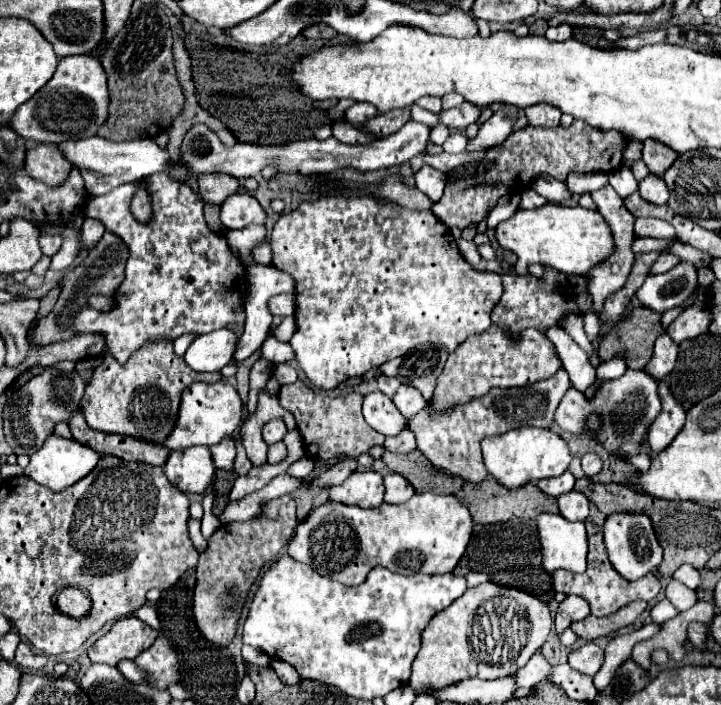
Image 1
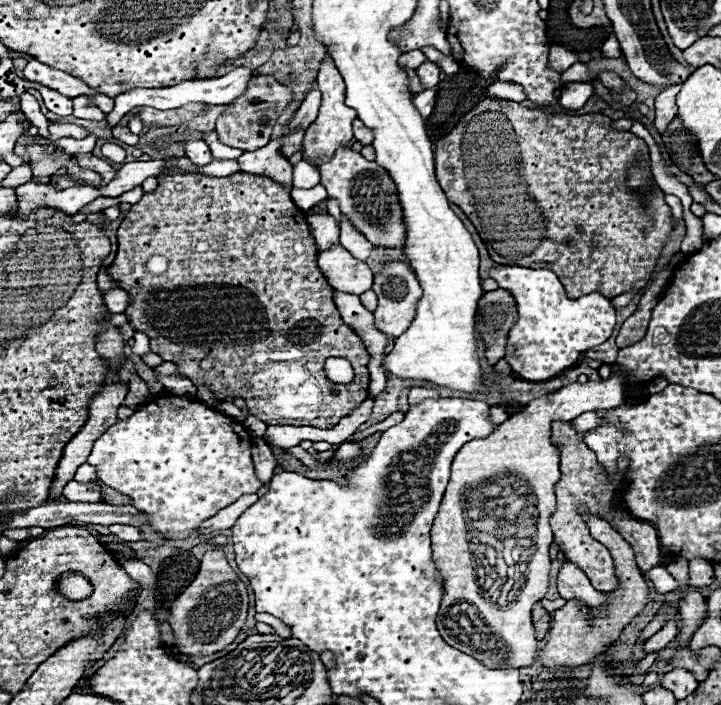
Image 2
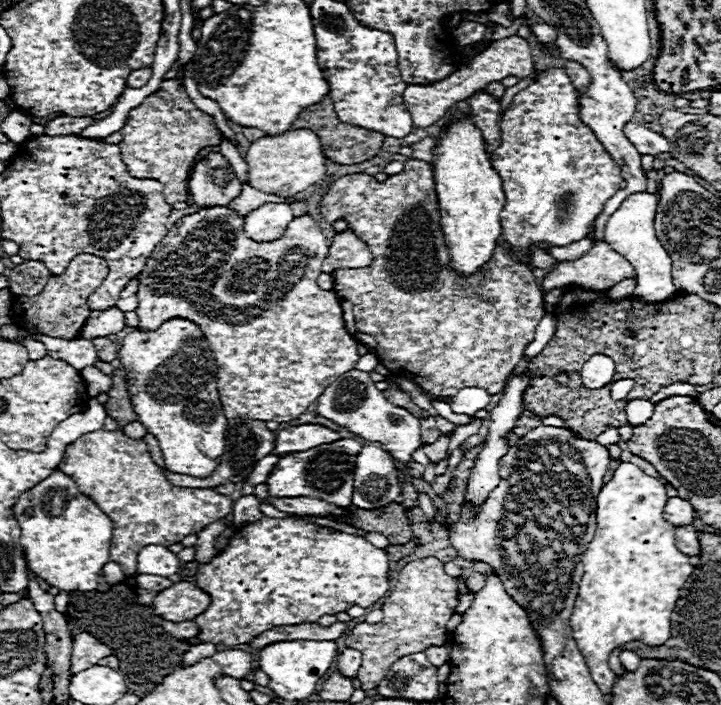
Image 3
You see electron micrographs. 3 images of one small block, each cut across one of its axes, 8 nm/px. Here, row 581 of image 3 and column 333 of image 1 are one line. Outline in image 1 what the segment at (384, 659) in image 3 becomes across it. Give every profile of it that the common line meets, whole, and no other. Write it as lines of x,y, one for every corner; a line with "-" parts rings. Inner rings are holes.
296,380
294,384
280,388
278,400
282,408
296,418
296,426
300,428
305,450
311,458
328,460
343,455
358,458
360,454
366,454
372,446
384,444
384,436
370,428
362,418
362,394
326,396

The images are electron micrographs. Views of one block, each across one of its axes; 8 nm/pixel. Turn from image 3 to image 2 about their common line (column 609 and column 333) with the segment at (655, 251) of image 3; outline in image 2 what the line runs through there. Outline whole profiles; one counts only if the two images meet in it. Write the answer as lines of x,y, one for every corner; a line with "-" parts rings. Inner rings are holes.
312,214
306,216
306,220
310,226
310,234
318,244
318,250
326,250
332,244
338,244
338,226
330,214

